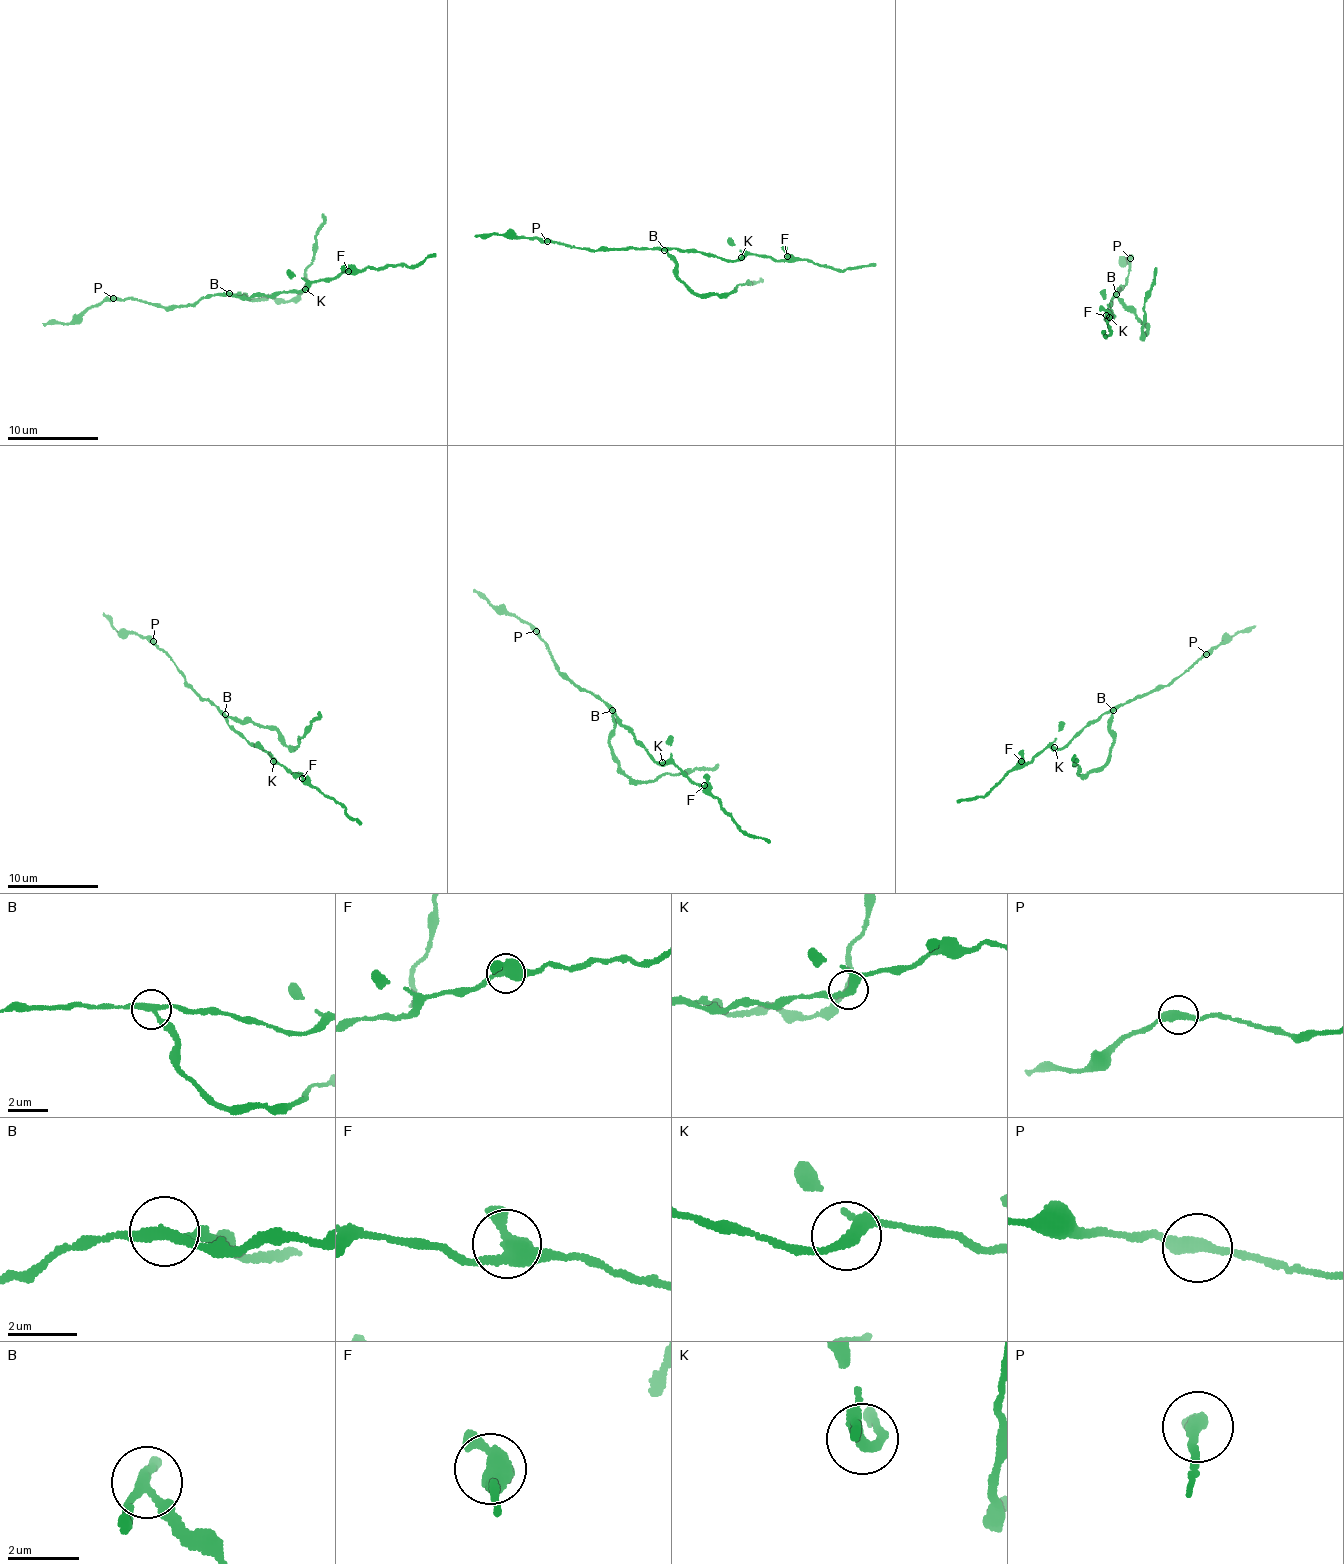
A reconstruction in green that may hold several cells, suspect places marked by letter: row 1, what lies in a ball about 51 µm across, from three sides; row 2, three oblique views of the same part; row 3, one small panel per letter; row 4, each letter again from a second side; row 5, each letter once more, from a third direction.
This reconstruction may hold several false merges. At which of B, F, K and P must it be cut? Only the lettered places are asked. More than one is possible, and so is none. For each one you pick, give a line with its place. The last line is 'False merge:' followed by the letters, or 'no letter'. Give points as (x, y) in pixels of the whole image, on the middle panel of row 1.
B: place (664, 250)
False merge: B

